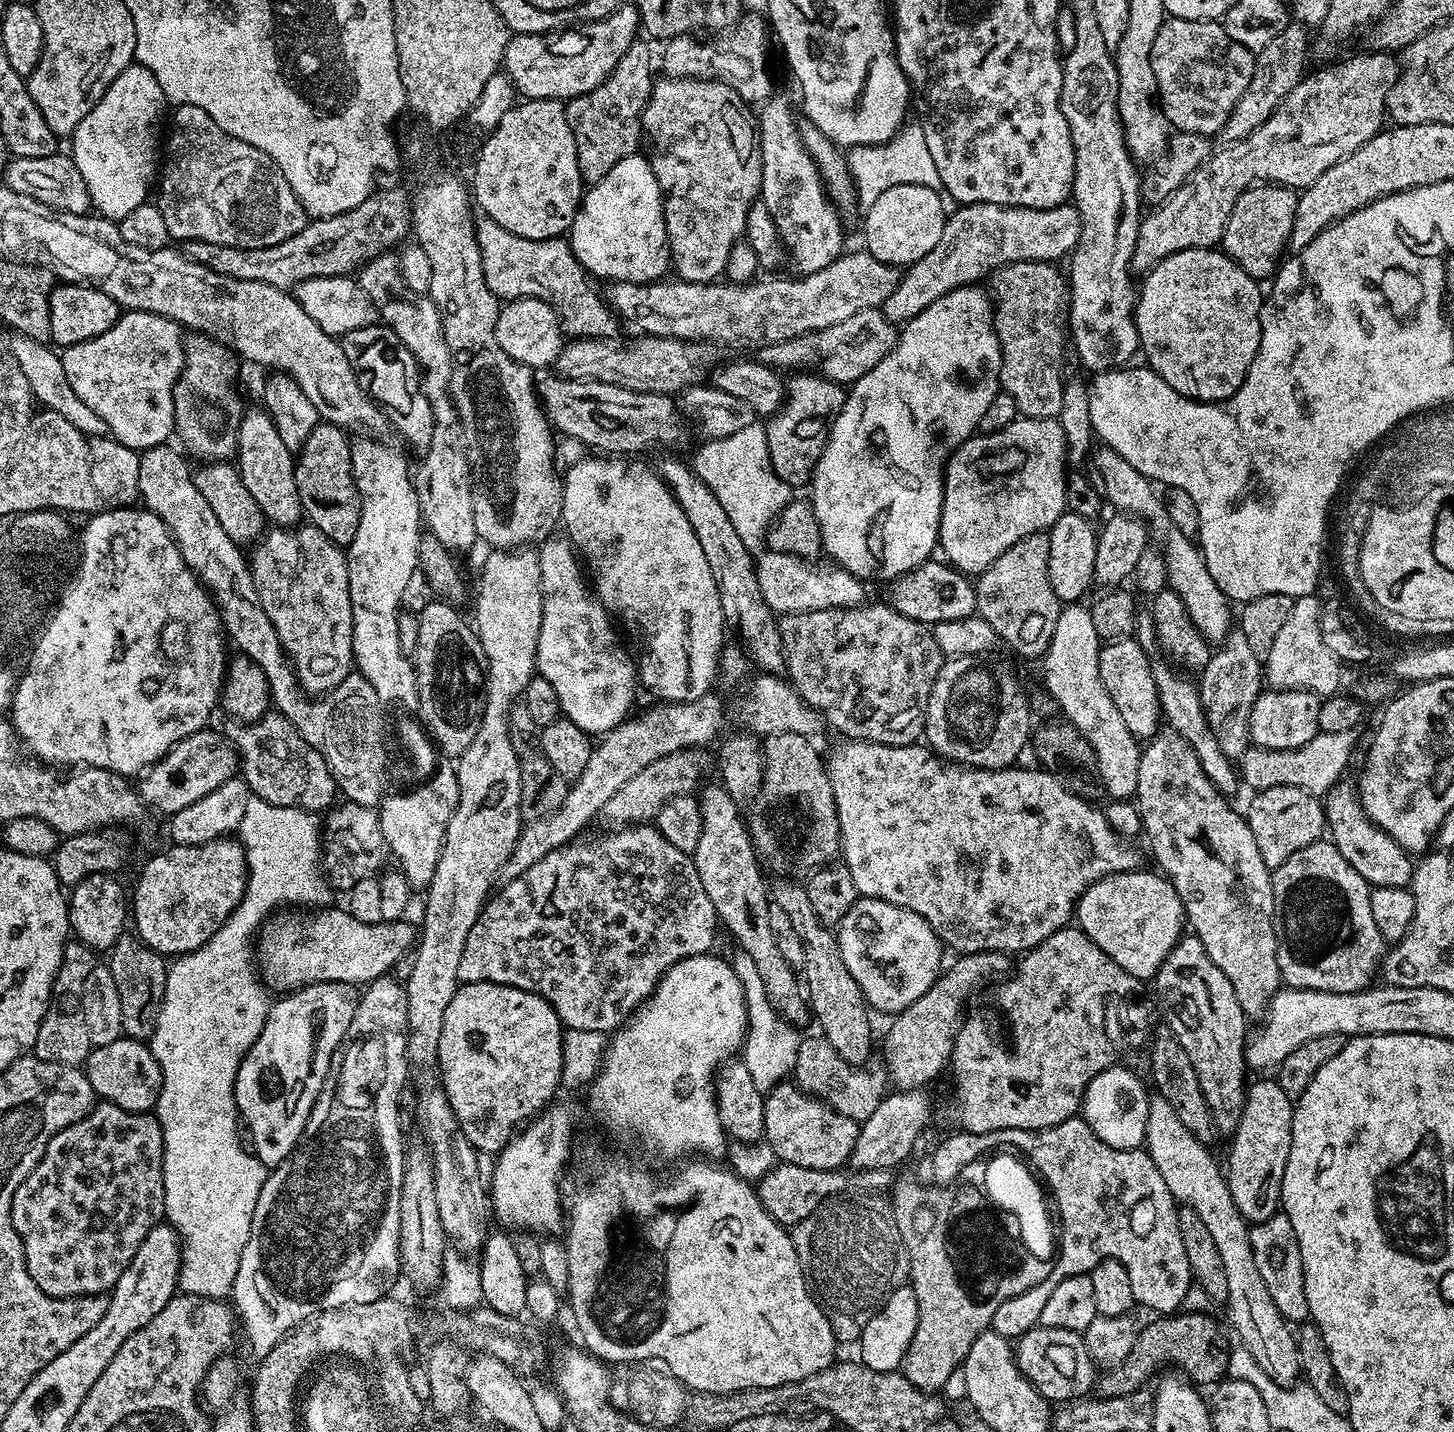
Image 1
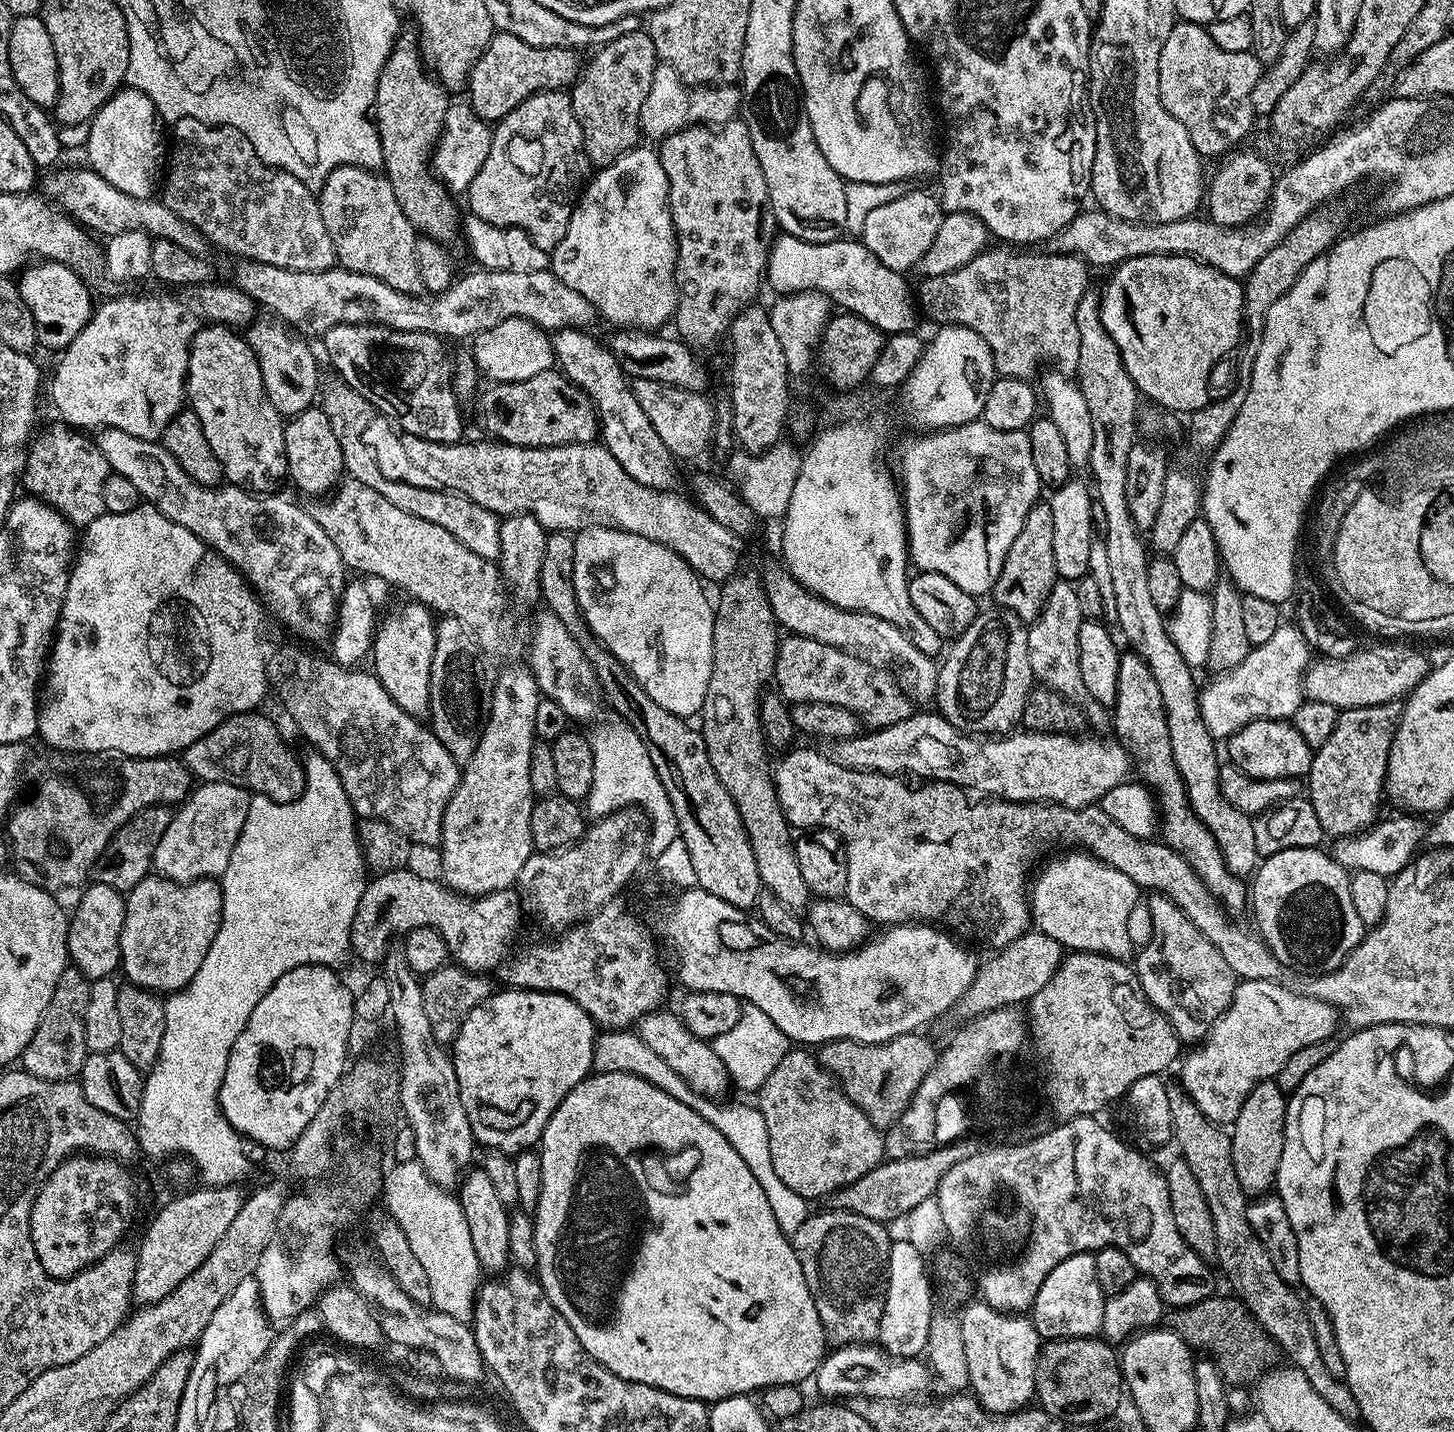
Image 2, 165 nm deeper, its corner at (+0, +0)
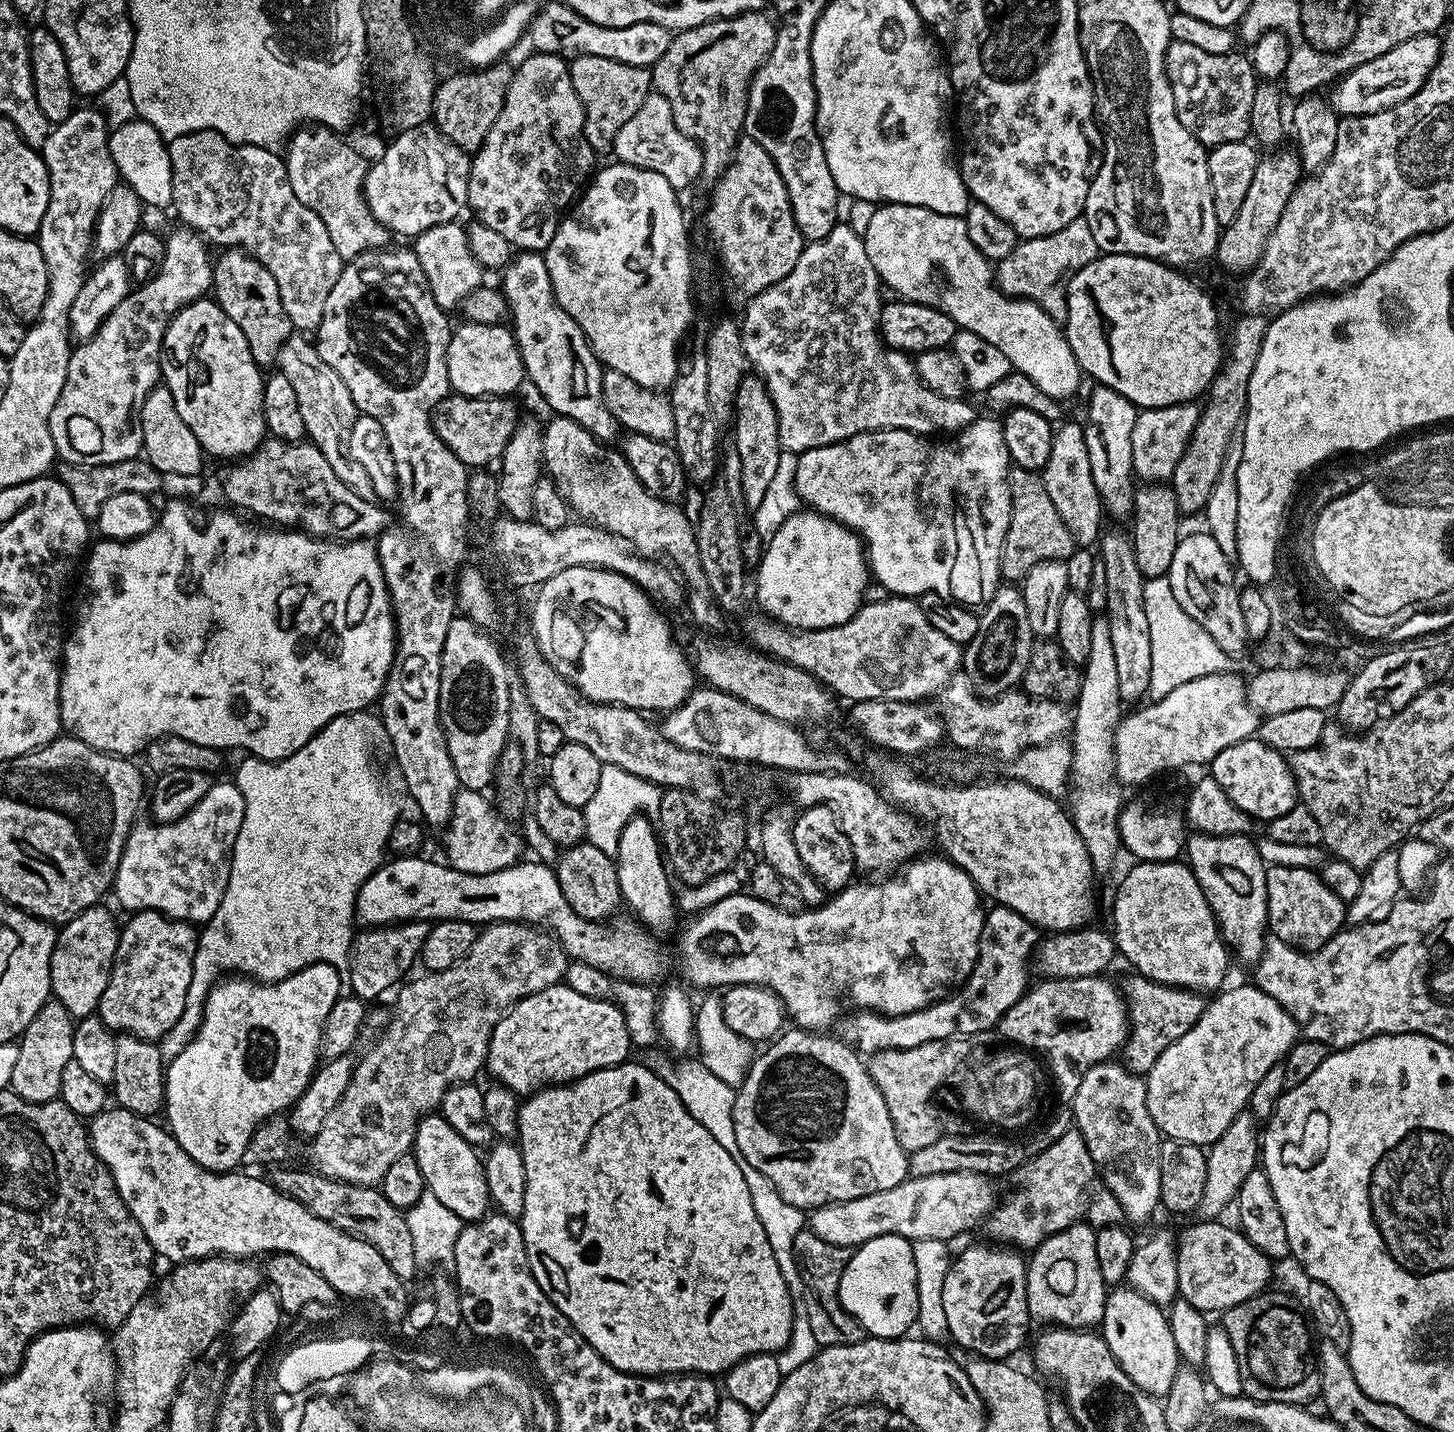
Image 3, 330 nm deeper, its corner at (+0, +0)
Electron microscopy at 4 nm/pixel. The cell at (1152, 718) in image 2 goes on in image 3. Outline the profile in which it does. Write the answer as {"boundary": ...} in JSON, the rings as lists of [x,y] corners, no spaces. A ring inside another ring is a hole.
{"boundary":[[[1105,531],[1098,541],[1098,559],[1102,562],[1102,570],[1106,570],[1106,606],[1102,616],[1110,626],[1110,643],[1118,673],[1118,694],[1124,702],[1143,701],[1150,686],[1150,621],[1146,618],[1145,579],[1134,559],[1129,533]]]}

